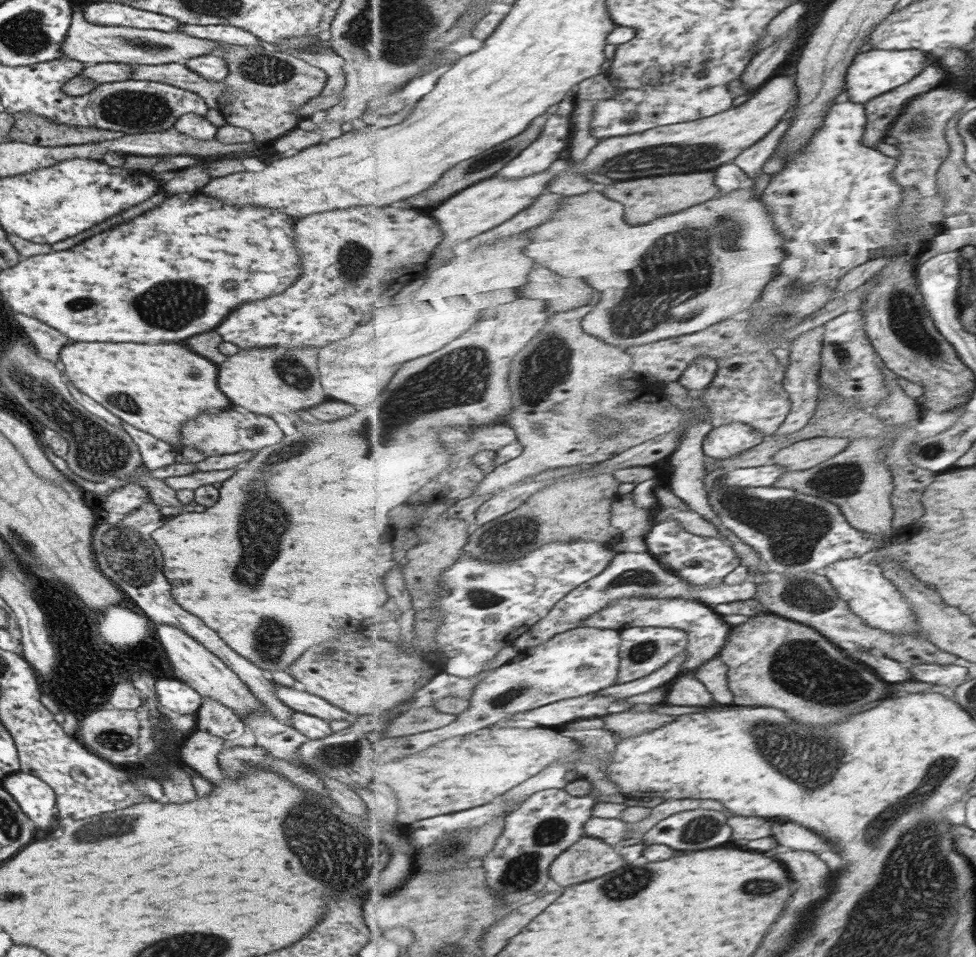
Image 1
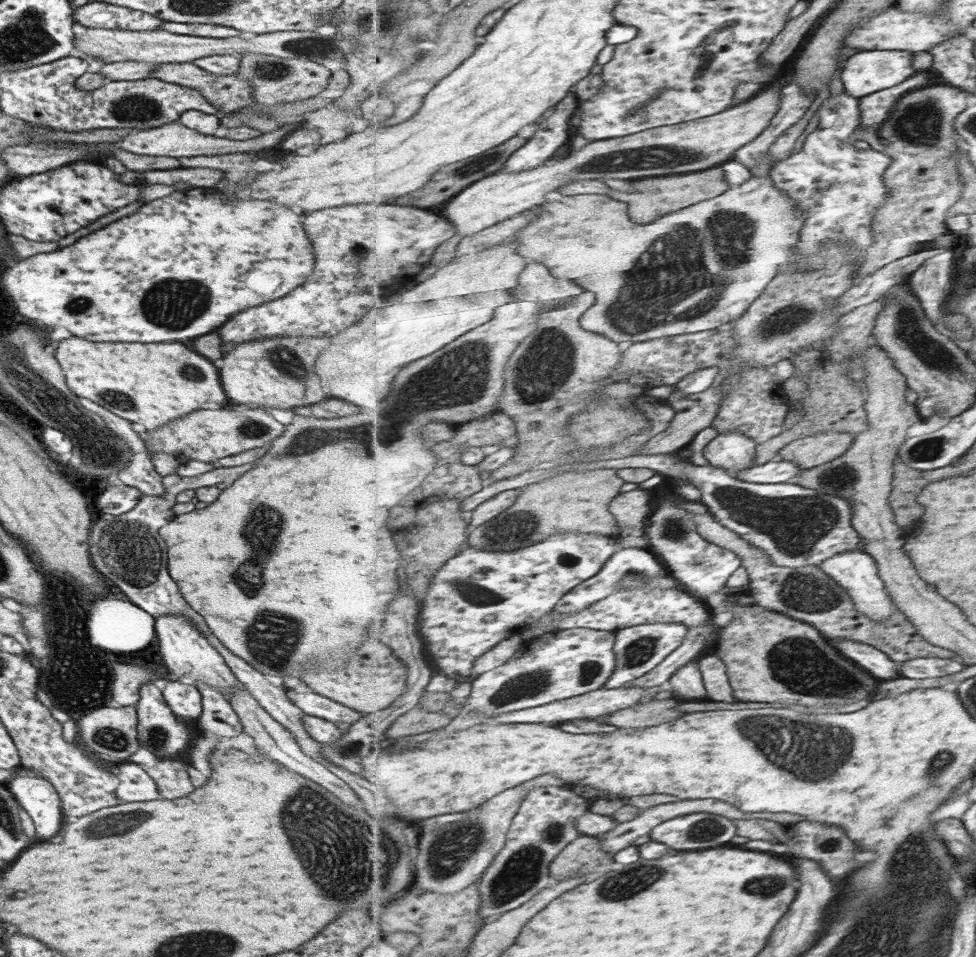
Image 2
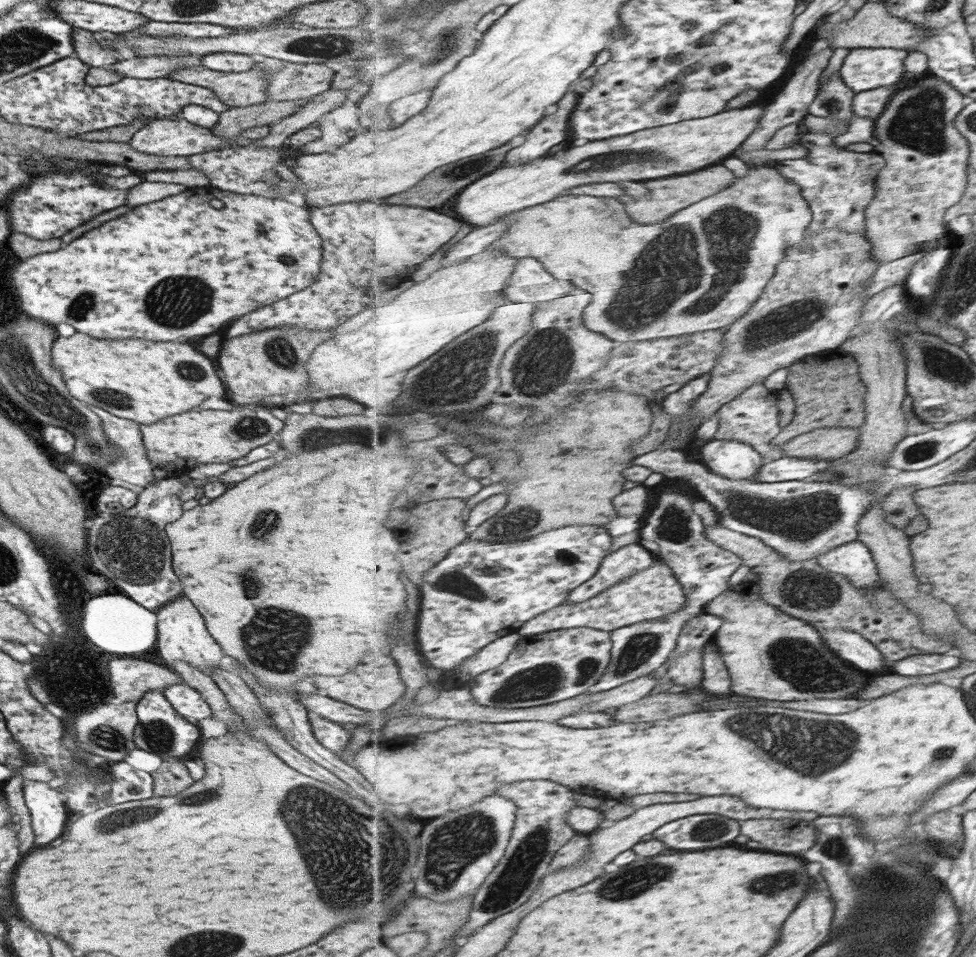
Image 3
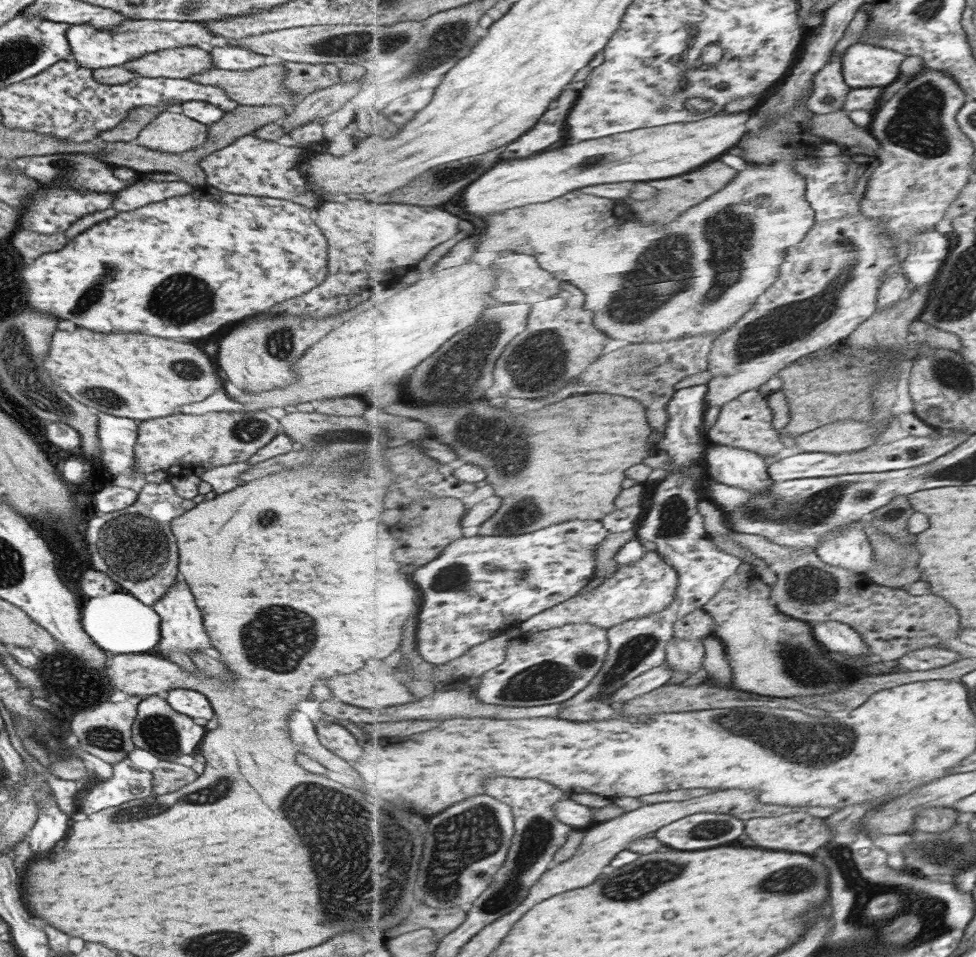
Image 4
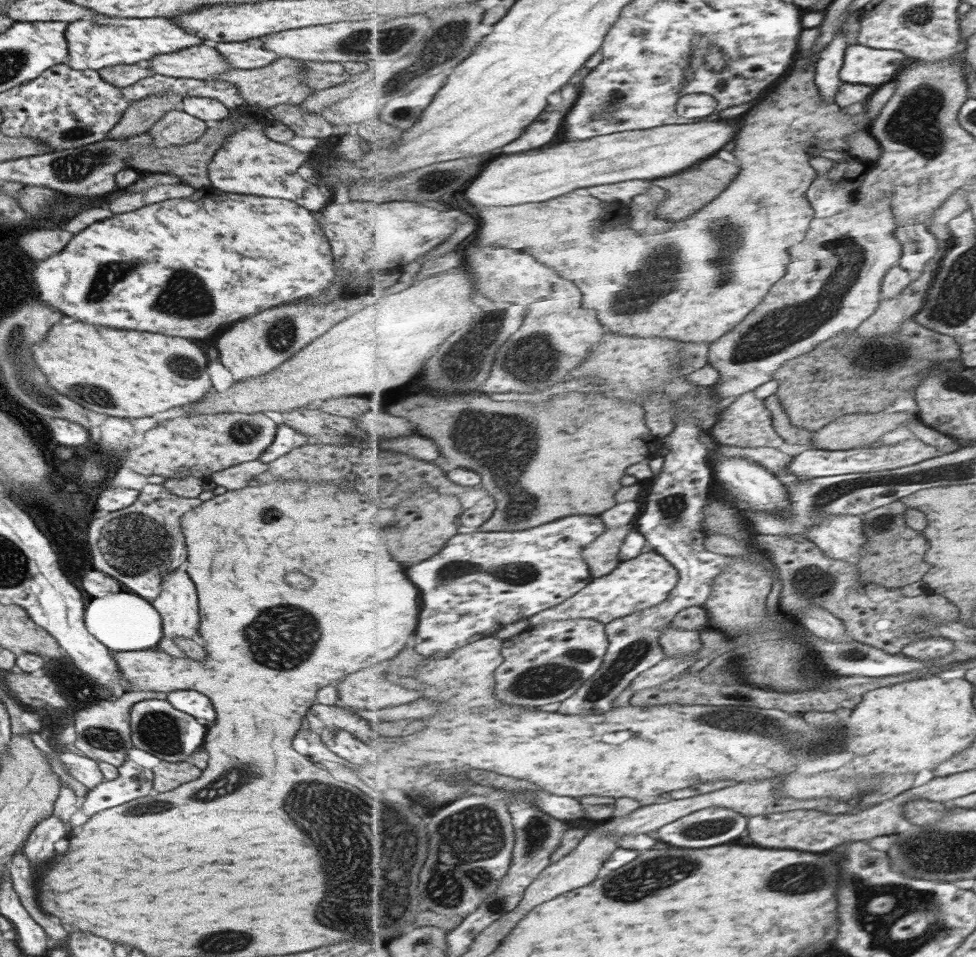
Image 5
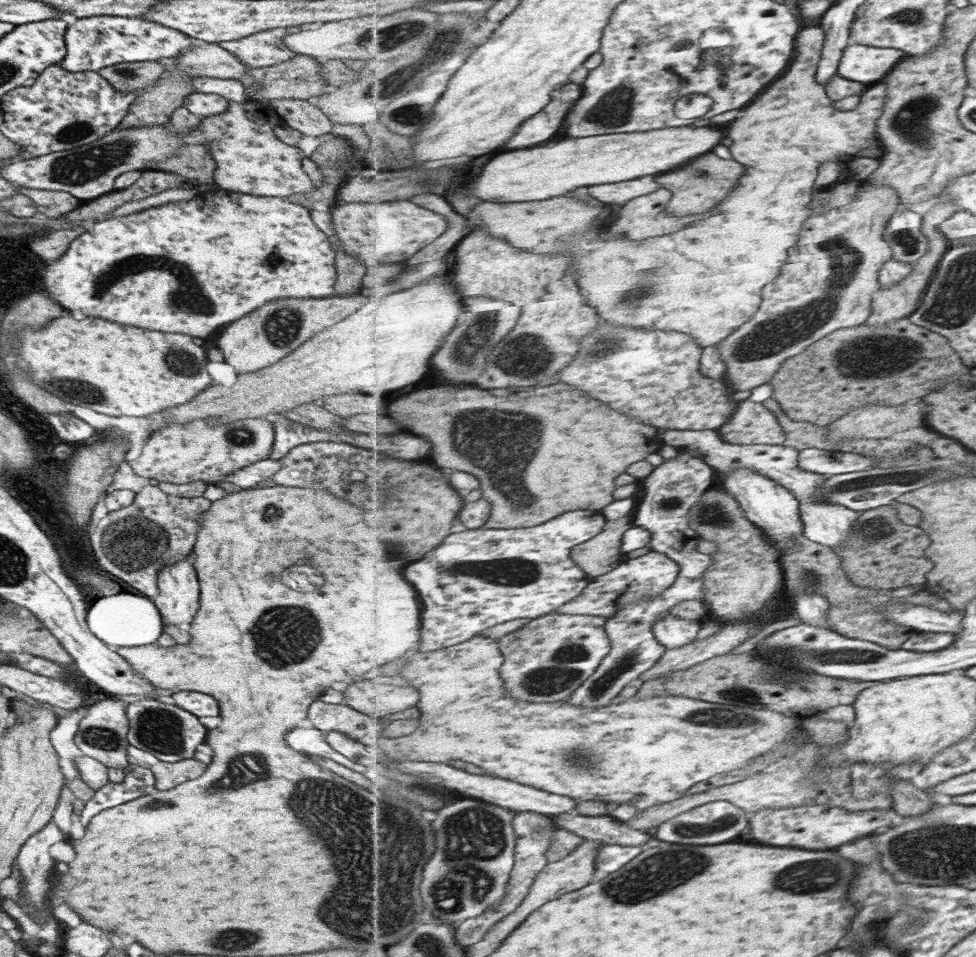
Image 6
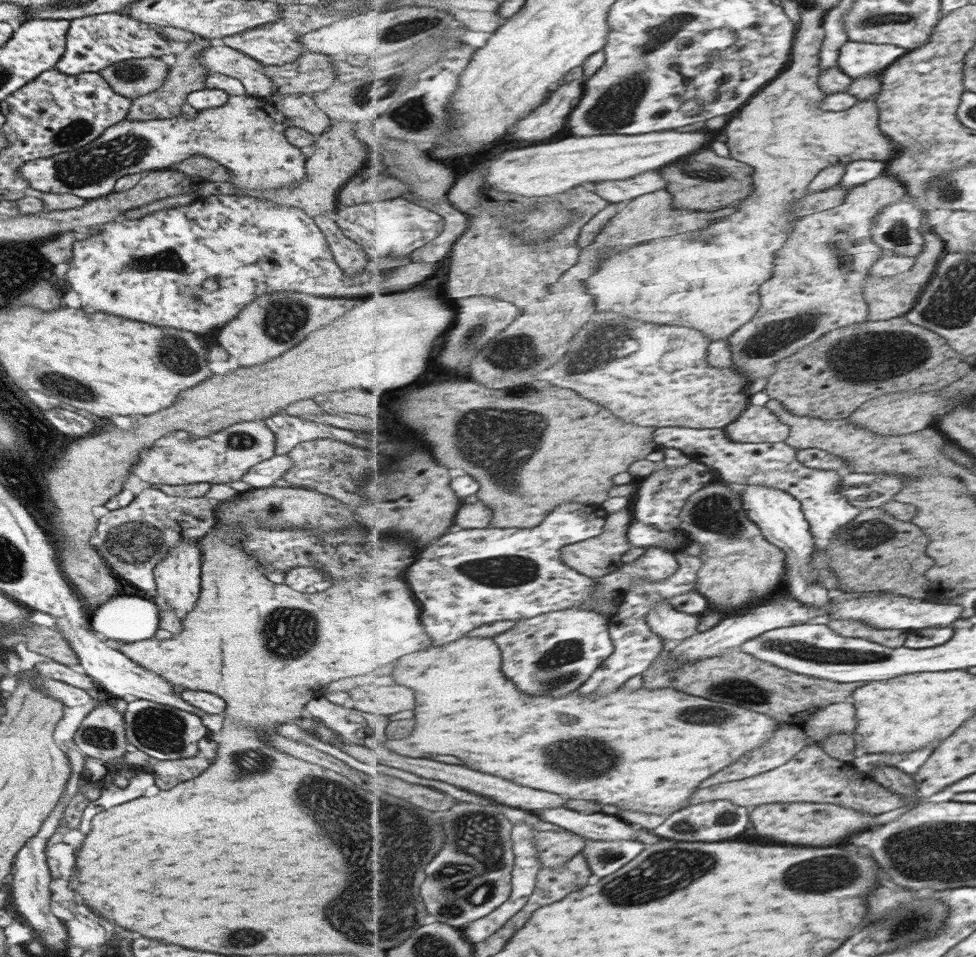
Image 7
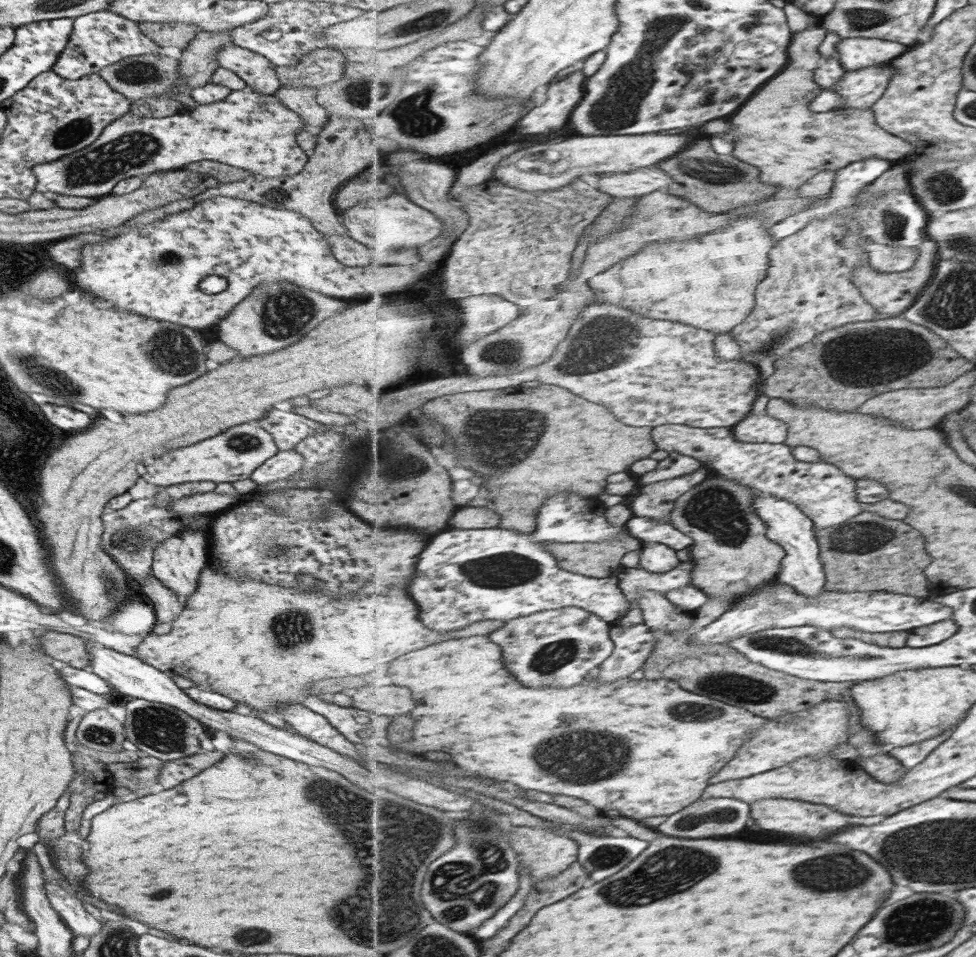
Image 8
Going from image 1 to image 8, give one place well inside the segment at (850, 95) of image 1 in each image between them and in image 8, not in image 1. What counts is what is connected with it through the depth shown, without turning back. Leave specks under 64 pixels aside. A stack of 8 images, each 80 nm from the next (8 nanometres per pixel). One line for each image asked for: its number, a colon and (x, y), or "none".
2: (865, 73)
3: (864, 69)
4: (865, 65)
5: (863, 64)
6: (869, 65)
7: (858, 59)
8: (855, 53)

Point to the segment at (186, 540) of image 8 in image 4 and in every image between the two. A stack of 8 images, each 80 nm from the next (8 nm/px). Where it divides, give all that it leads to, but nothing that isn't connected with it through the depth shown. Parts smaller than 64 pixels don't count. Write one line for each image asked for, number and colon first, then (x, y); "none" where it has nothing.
4: (180, 630)
5: (176, 604)
6: (176, 600)
7: (177, 577)

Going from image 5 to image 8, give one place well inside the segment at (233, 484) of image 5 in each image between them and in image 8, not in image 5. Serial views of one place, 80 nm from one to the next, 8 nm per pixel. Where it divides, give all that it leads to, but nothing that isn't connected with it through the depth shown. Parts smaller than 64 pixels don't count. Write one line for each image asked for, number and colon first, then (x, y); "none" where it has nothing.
6: (252, 475)
7: (263, 474)
8: (282, 464)

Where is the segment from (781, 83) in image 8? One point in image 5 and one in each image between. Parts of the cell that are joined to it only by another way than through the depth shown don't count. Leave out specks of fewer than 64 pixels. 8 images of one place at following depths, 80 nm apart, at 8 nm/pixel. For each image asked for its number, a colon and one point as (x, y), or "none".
5: (695, 283)
6: (683, 281)
7: (689, 279)

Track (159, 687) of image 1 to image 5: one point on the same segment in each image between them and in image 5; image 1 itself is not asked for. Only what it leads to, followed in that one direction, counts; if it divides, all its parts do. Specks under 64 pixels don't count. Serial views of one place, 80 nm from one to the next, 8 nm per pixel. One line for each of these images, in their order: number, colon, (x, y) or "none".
2: (183, 700)
3: (187, 702)
4: (191, 703)
5: (197, 705)

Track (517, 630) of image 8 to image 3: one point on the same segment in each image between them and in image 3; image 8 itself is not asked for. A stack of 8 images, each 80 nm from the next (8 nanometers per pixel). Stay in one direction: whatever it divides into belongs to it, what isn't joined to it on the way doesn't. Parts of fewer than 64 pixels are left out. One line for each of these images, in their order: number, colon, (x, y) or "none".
3: (554, 666)
4: (548, 667)
5: (547, 663)
6: (546, 661)
7: (553, 654)

